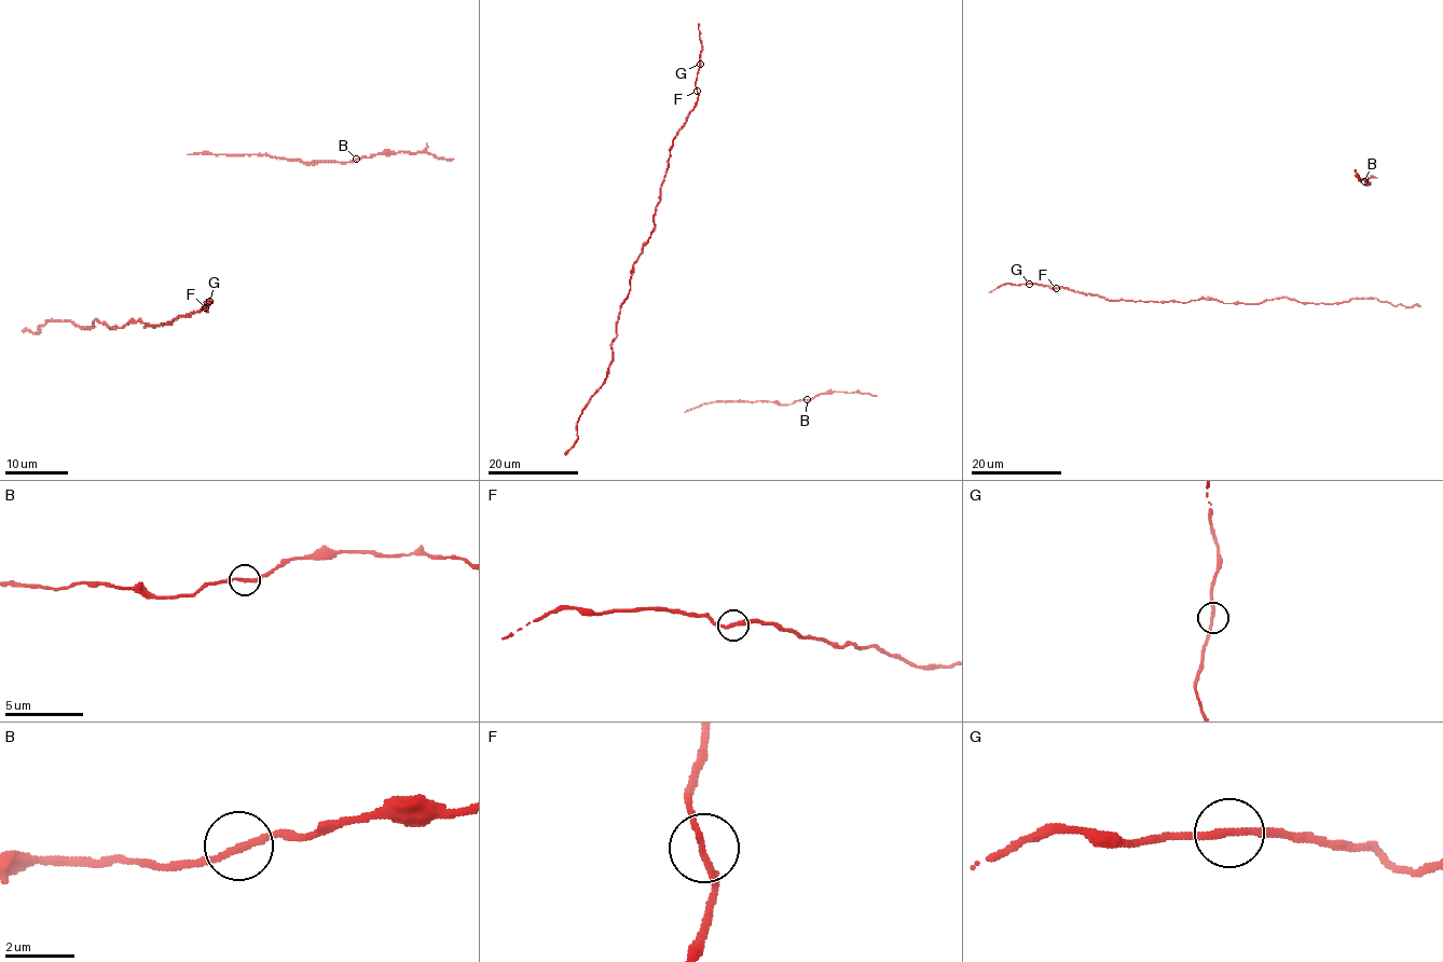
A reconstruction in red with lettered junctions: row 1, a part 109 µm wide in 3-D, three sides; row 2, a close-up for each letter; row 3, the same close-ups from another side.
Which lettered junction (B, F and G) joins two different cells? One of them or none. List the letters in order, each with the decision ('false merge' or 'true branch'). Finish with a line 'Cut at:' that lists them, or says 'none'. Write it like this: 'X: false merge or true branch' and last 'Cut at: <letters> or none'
B: true branch
F: true branch
G: true branch
Cut at: none

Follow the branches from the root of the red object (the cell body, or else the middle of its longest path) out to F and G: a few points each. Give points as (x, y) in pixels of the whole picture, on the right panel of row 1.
F: (1327, 303), (1287, 298), (1260, 303), (1107, 300), (1056, 288)
G: (1327, 303), (1287, 298), (1260, 303), (1107, 300), (1066, 287), (1030, 284)

